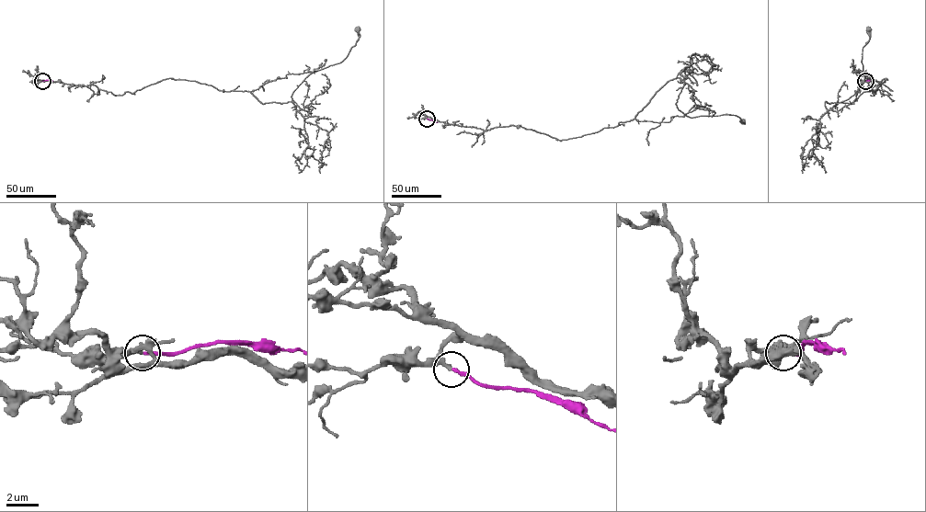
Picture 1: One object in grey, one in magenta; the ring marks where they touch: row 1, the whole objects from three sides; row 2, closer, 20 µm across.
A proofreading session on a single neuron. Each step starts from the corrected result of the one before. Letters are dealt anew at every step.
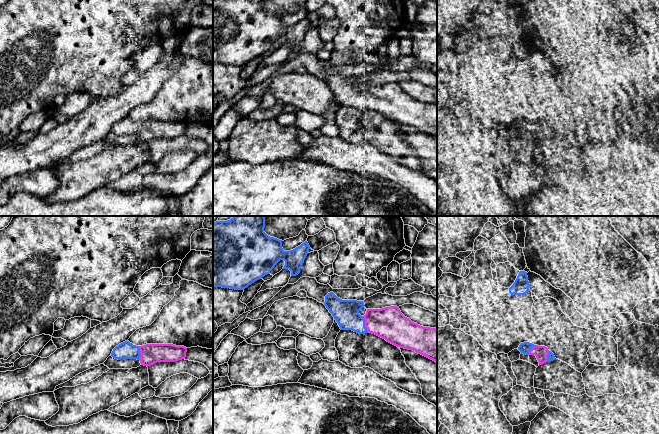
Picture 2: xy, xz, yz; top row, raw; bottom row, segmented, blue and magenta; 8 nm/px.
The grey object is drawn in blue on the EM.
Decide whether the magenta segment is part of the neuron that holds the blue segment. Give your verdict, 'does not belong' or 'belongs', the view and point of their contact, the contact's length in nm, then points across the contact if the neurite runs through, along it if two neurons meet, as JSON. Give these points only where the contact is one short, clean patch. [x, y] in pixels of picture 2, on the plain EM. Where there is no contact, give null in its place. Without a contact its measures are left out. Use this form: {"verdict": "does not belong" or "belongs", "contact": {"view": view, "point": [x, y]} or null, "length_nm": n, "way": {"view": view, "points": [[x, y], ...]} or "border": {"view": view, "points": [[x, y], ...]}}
{"verdict": "belongs", "contact": {"view": "xz", "point": [364, 100]}, "length_nm": 140}

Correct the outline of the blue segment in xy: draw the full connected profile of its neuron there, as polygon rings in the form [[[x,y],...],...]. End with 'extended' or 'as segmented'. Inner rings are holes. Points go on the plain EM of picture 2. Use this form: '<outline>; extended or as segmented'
[[[125,117],[116,122],[111,132],[115,135],[137,135],[141,141],[150,142],[157,138],[176,138],[186,133],[187,124],[173,120],[146,120],[136,122]]]; extended

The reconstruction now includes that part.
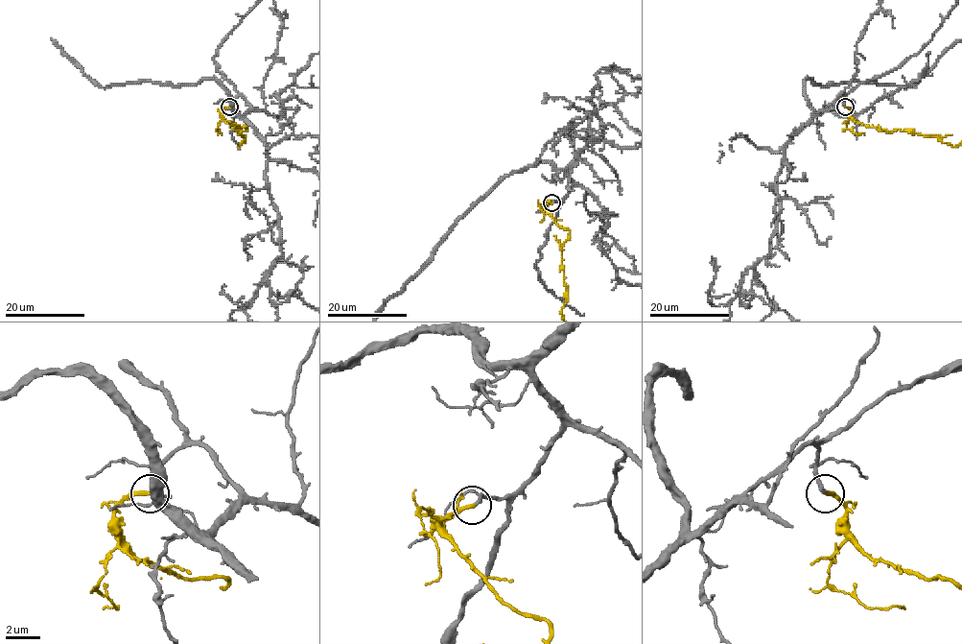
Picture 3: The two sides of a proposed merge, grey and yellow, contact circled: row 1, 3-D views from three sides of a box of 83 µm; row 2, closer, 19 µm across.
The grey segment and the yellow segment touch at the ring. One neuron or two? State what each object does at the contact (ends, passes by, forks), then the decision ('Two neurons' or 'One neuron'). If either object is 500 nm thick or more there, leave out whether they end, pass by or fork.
At the ring grey ends. At the ring yellow ends. One neuron

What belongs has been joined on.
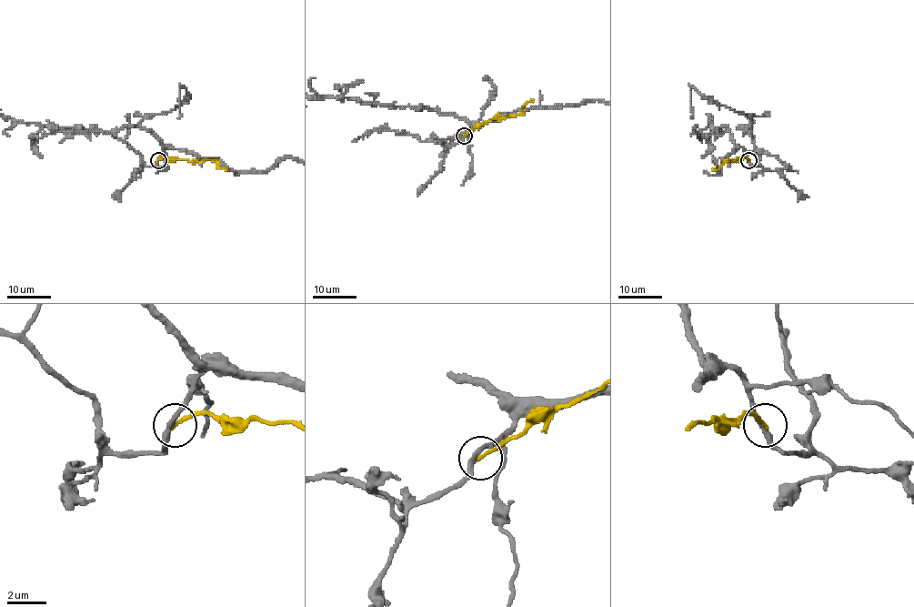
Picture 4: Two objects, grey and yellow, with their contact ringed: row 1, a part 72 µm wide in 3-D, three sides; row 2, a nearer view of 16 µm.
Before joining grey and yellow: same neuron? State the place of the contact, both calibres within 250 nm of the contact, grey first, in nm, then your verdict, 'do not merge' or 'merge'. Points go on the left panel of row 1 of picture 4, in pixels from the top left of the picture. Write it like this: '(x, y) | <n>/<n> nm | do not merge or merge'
(158, 160) | 260/200 nm | do not merge

